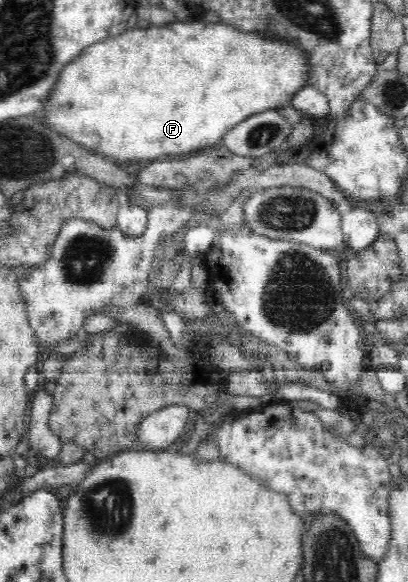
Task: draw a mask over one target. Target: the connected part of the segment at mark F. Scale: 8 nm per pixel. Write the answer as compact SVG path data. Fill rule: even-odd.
M171 23L168 25L155 26L149 28L134 27L124 33L89 45L84 52L76 56L68 65L62 68L61 75L57 79L53 91L50 92L49 99L46 100L45 107L38 111L38 116L45 125L58 133L65 135L68 139L83 145L92 153L99 153L102 157L114 161L123 161L131 166L132 169L145 164L153 159L166 155L176 155L176 153L195 153L201 148L215 147L219 145L221 137L244 121L247 117L255 113L265 112L267 109L284 106L290 101L297 91L307 86L308 72L311 67L307 64L307 55L304 49L296 49L296 45L288 45L284 41L272 41L260 37L256 33L240 33L234 27L226 27L224 23L220 25L204 25L204 23Z

